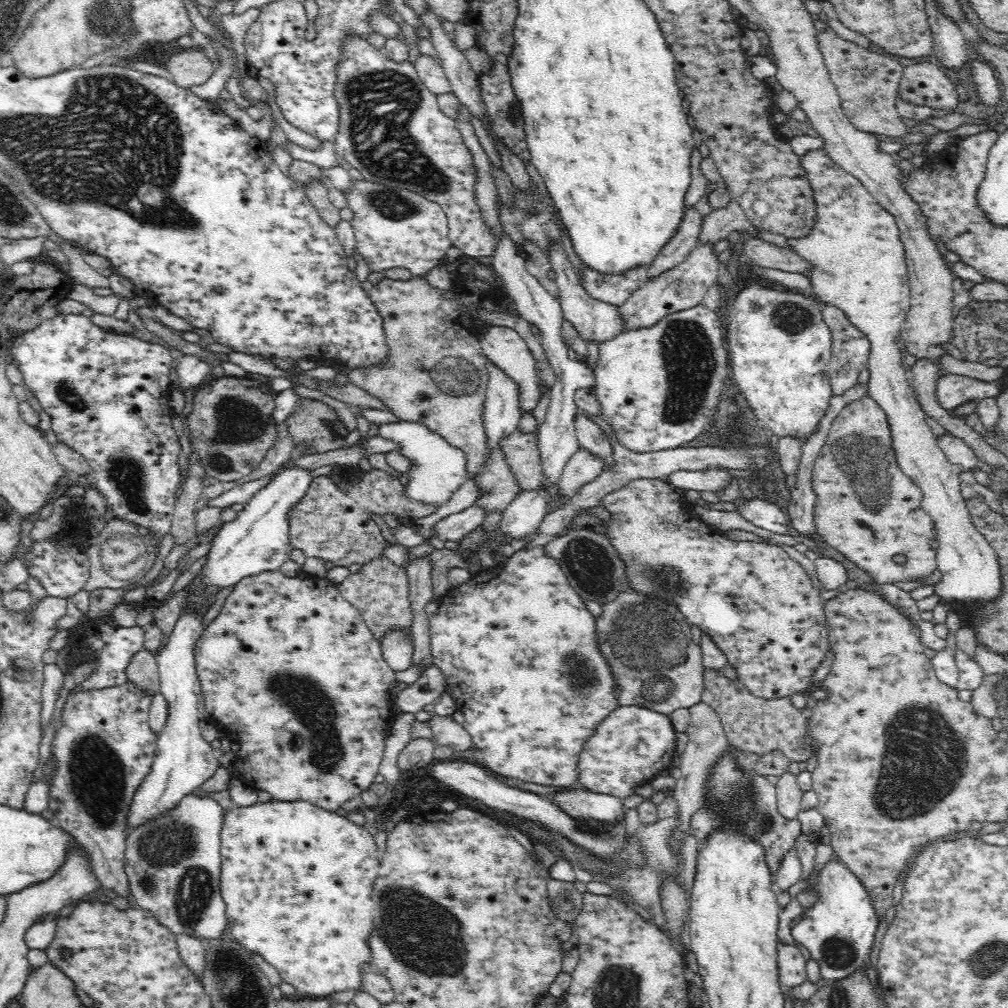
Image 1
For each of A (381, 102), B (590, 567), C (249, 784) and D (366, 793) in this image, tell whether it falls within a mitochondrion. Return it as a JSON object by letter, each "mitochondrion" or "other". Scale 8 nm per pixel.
{"A":"mitochondrion","B":"mitochondrion","C":"other","D":"other"}

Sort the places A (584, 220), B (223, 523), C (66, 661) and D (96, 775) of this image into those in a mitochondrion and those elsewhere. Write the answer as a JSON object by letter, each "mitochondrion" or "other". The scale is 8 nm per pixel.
{"A":"other","B":"other","C":"other","D":"mitochondrion"}

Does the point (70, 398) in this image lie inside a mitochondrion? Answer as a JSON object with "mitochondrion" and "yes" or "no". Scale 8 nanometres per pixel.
{"mitochondrion":"yes"}

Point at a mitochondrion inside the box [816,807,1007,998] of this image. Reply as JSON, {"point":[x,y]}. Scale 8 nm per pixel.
{"point":[839,953]}

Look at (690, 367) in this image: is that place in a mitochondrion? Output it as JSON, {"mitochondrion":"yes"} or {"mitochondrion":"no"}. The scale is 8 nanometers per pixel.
{"mitochondrion":"yes"}

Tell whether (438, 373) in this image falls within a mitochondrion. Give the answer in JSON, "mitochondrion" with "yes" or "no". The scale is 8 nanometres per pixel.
{"mitochondrion":"yes"}

